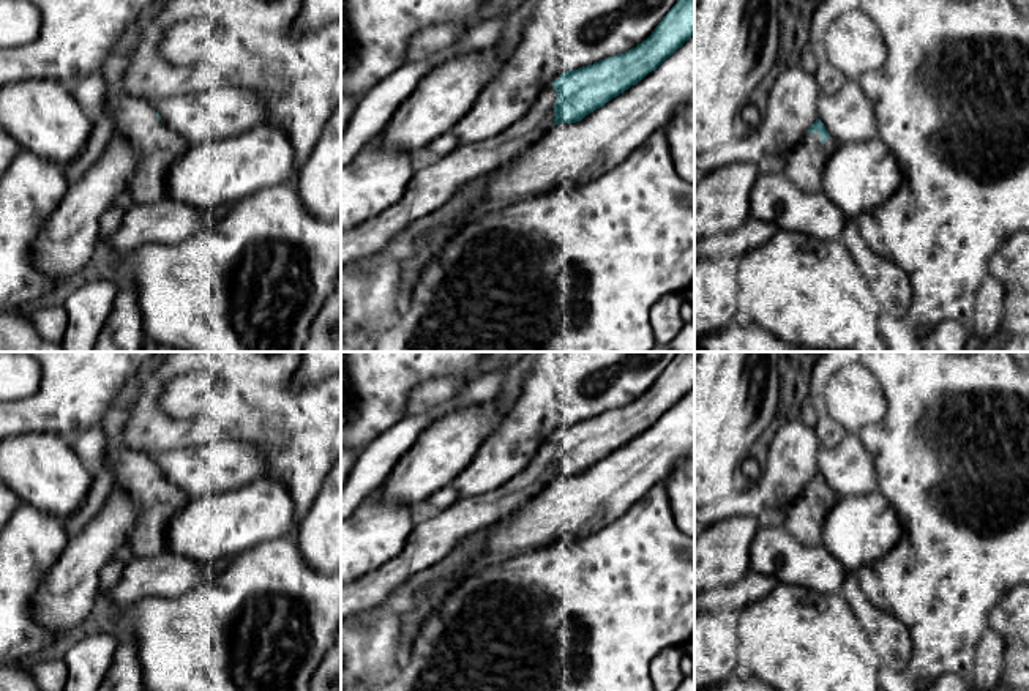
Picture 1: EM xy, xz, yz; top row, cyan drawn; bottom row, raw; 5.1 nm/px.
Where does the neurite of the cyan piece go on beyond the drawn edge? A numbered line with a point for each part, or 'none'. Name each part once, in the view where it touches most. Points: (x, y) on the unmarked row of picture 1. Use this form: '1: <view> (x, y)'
1: xz (436, 534)

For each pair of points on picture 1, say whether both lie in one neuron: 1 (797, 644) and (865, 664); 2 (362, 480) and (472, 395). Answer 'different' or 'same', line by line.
1: same
2: same

